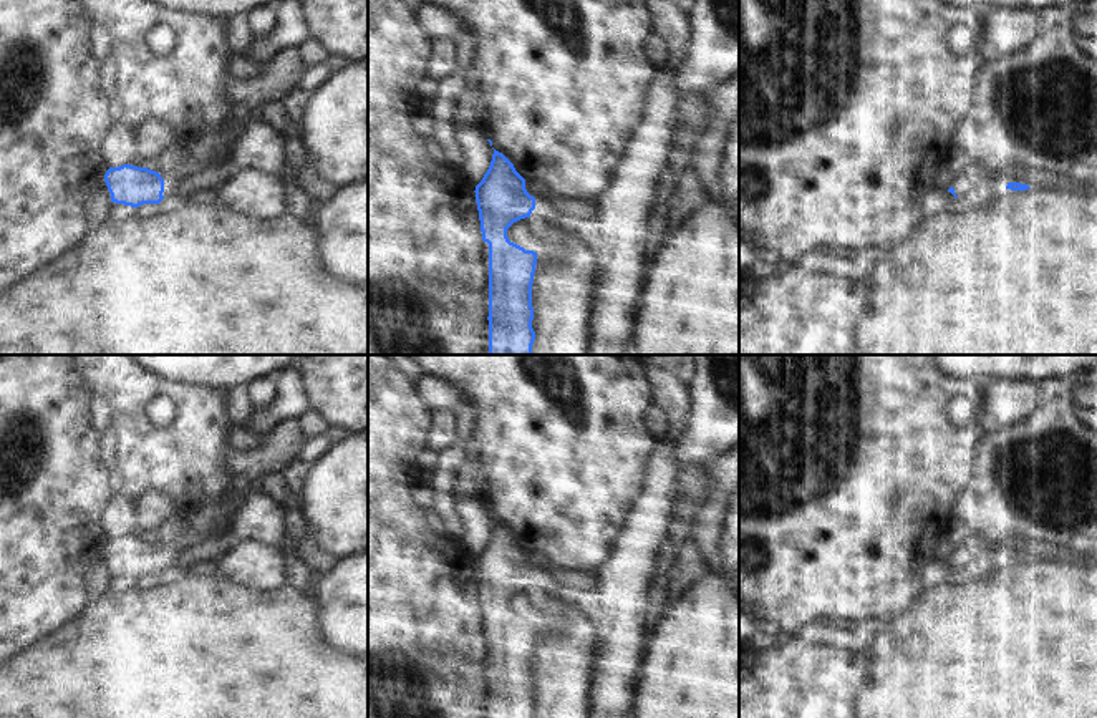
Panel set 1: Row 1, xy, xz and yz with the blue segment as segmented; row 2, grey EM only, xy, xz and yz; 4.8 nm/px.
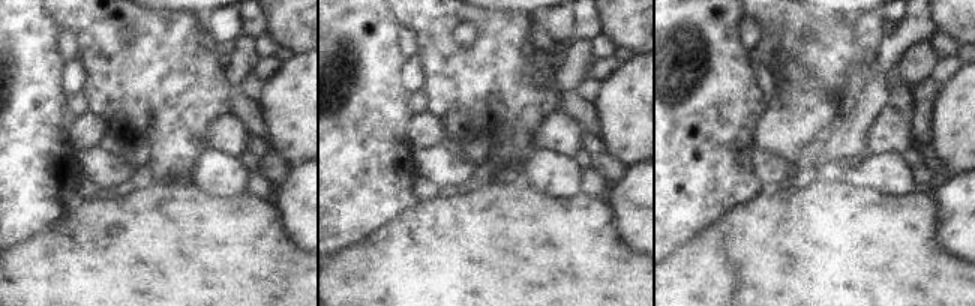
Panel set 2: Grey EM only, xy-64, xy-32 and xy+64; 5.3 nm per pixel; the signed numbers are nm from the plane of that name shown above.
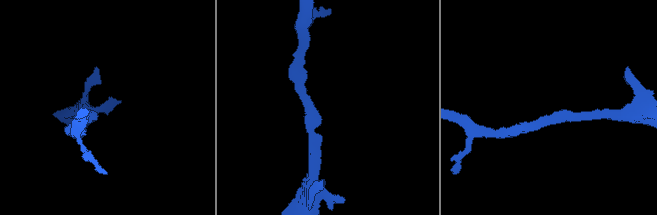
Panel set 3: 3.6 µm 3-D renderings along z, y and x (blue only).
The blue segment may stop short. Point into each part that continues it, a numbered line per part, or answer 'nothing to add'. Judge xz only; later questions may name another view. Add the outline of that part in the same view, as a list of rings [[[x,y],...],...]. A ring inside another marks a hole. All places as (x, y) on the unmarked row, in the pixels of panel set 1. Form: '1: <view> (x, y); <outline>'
1: xz (544, 582); [[[535,569],[535,580],[530,585],[532,590],[542,590],[545,594],[557,594],[558,584],[553,582],[550,574]]]

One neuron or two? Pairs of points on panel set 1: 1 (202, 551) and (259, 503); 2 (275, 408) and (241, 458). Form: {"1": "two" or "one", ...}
{"1": "one", "2": "two"}

